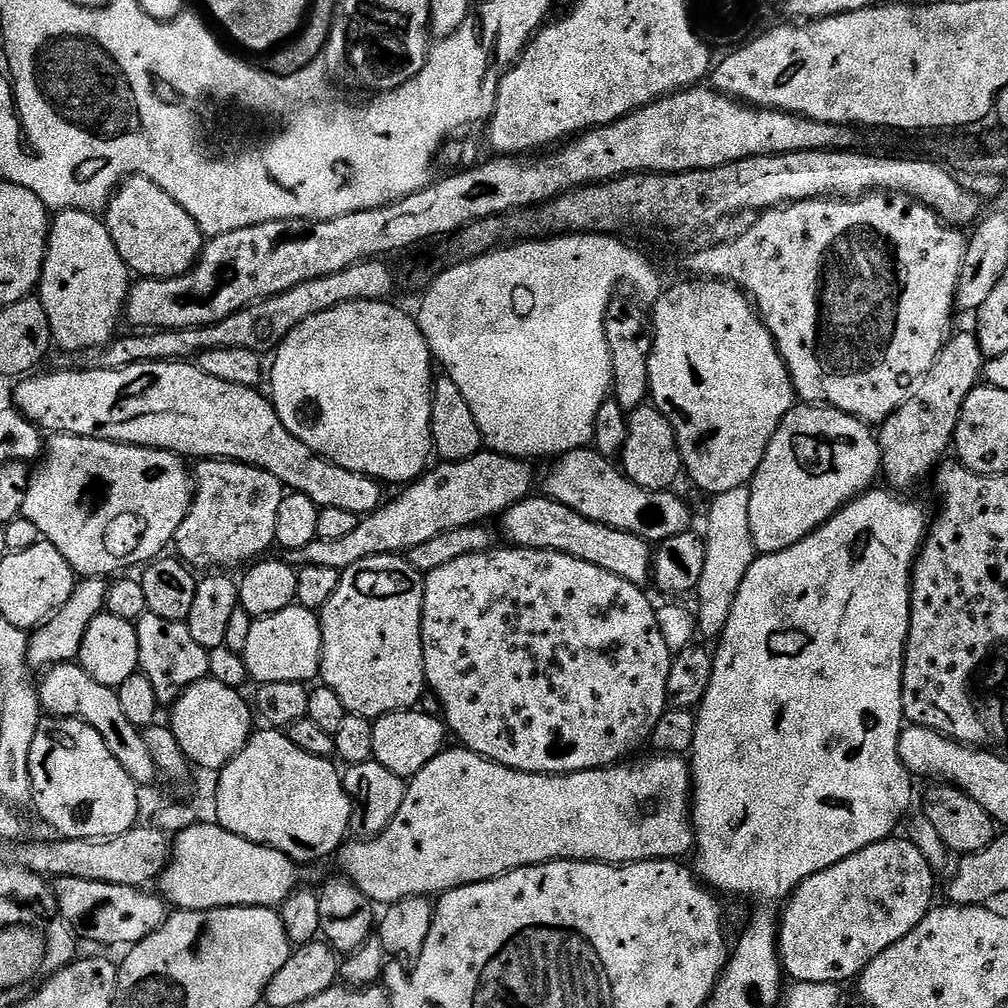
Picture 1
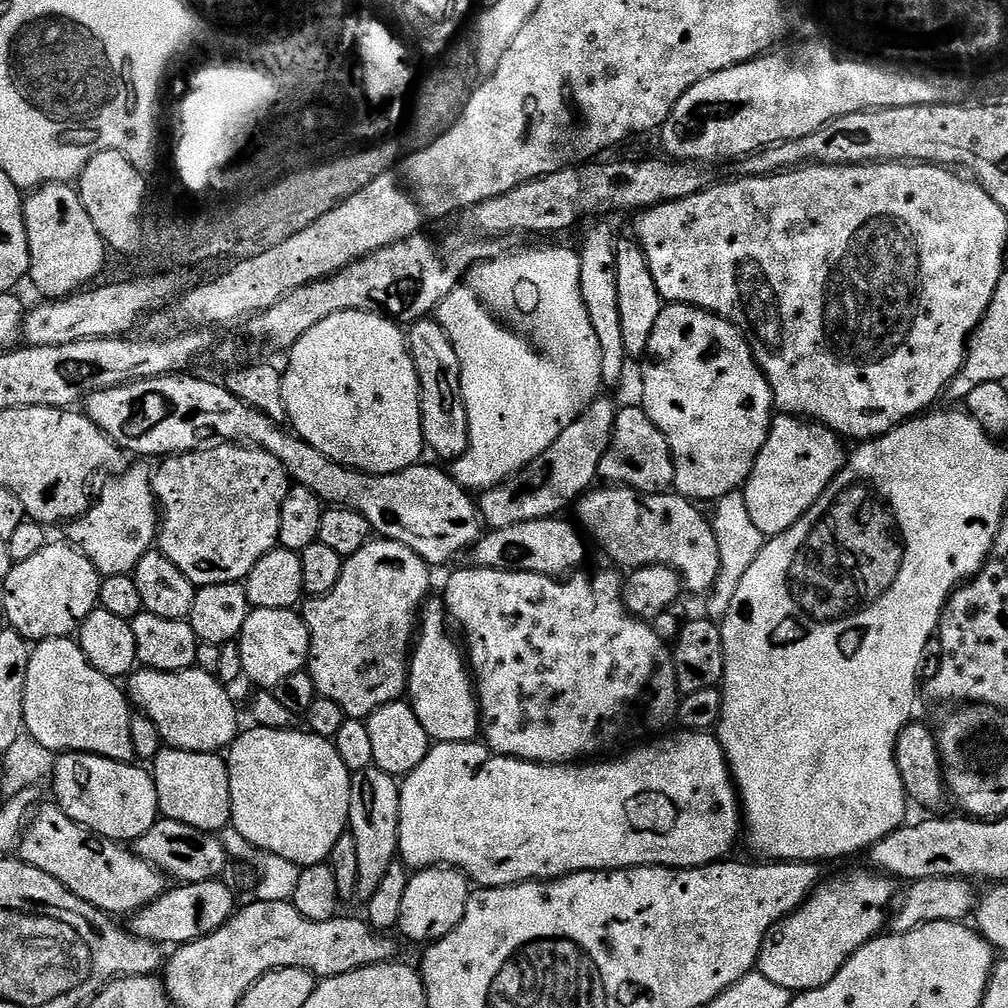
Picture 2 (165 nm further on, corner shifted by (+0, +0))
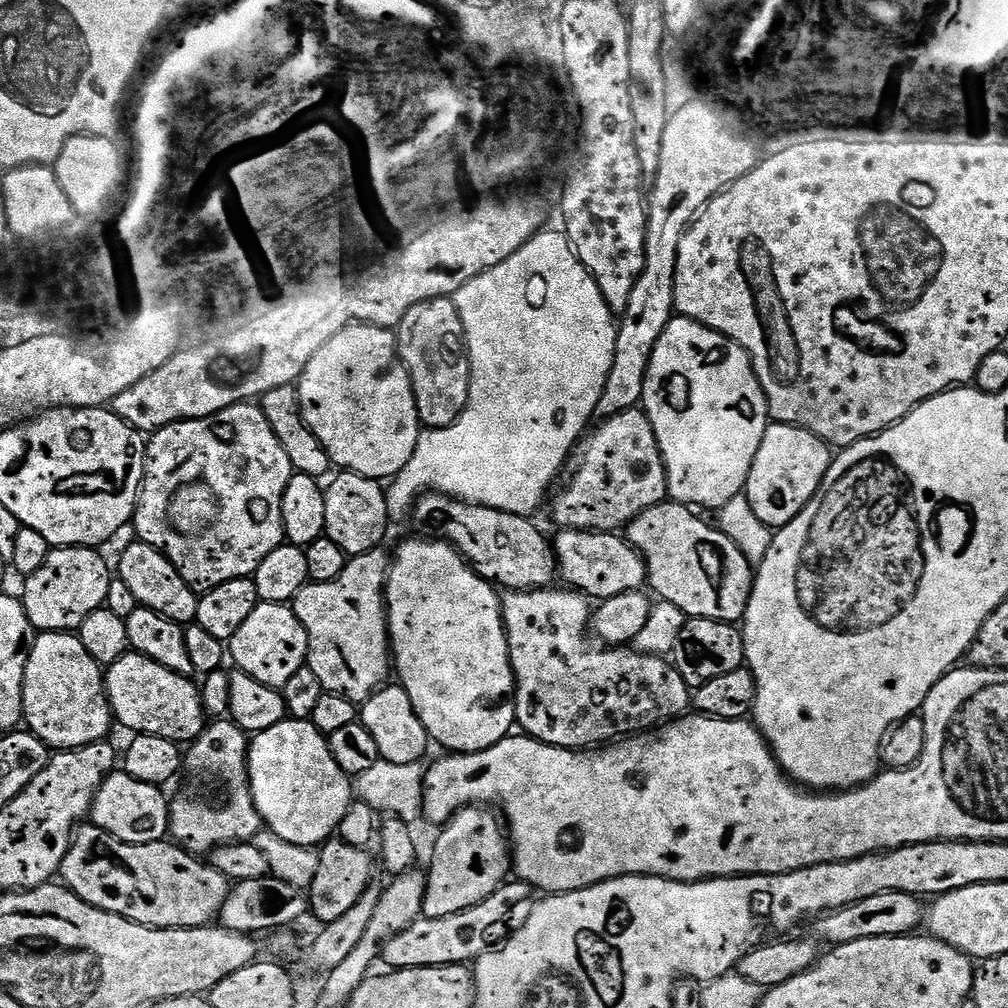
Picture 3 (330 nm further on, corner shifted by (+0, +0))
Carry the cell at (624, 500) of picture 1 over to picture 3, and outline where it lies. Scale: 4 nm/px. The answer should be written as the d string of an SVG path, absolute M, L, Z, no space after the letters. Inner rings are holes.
M665 502L629 520L626 539L648 565L647 583L650 588L652 584L651 591L660 600L678 606L678 610L682 610L689 618L706 618L736 624L743 621L746 606L750 602L754 566L746 558L746 554L742 554L742 550L738 550L738 546L734 546L734 542L726 538L726 534L719 527L712 525L711 528L700 516L703 515L697 514L689 505Z

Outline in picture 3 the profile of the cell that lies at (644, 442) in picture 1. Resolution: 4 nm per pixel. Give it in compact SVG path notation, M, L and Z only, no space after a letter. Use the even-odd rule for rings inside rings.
M634 407L607 417L601 424L604 424L601 428L593 427L592 437L590 432L587 439L579 445L580 465L572 476L572 484L565 486L564 493L557 498L556 505L552 508L557 529L619 533L627 529L629 520L669 499L668 475L664 469L664 459L656 441L654 426L650 426L648 415L639 407Z

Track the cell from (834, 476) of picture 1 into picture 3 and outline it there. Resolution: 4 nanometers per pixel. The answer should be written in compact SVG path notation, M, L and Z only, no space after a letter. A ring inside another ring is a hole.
M769 423L766 434L762 438L762 446L758 446L758 458L754 458L754 466L748 475L746 495L750 506L754 506L754 514L758 514L758 518L762 518L762 522L766 522L768 528L773 530L785 528L814 498L821 482L826 478L828 467L832 465L833 459L833 449L810 430L793 424Z

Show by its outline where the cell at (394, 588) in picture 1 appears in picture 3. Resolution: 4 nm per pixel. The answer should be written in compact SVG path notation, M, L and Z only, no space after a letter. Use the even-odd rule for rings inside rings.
M384 550L367 552L361 556L353 556L349 559L347 566L342 570L342 574L338 574L338 578L334 578L334 582L322 582L321 584L313 584L311 582L304 585L302 590L298 590L296 599L291 601L290 607L292 613L298 618L298 622L302 622L302 626L308 635L308 659L306 667L314 670L314 674L322 682L325 692L333 692L334 694L342 694L342 698L350 698L357 702L369 700L380 688L385 687L386 681L390 676L390 637L388 634L388 614L386 611L386 585L388 583L388 569L390 567L390 556L384 553Z

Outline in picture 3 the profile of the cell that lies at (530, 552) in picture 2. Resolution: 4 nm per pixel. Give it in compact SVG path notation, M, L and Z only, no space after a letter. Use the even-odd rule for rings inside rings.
M566 528L554 536L556 566L561 577L569 580L573 589L579 590L593 601L614 598L614 594L638 592L645 587L648 565L639 552L623 535L614 532L587 532Z

